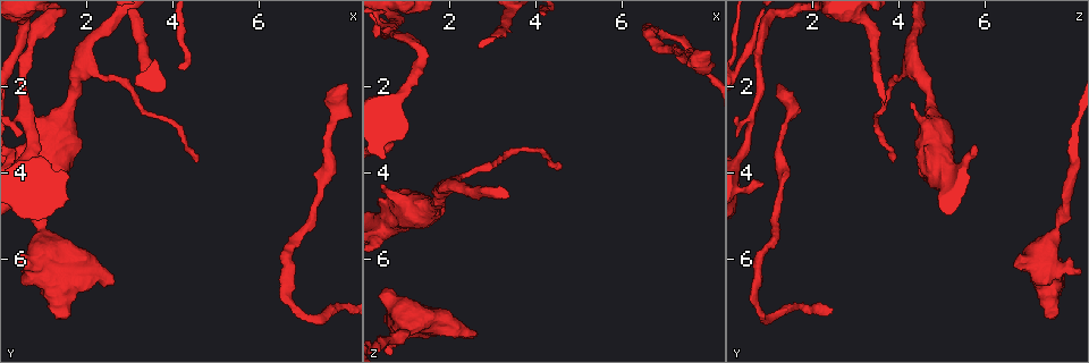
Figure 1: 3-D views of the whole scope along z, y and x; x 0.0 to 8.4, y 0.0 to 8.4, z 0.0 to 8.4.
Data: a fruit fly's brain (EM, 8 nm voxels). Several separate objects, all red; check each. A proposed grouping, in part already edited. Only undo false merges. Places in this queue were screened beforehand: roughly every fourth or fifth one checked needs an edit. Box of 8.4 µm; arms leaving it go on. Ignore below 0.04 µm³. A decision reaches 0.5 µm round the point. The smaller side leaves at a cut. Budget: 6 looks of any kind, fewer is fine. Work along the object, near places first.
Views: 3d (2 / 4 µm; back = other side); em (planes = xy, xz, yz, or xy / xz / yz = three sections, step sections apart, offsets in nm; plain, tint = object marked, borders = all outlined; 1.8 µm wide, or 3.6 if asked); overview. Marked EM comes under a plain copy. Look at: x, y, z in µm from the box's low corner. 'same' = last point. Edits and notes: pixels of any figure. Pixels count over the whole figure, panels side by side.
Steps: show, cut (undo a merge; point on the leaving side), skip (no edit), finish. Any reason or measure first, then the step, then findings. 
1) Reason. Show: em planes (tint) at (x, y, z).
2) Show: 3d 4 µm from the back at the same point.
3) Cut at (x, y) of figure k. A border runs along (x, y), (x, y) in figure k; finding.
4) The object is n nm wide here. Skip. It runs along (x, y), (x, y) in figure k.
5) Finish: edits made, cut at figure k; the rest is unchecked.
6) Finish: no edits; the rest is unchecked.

Calibre changes. Show: 3d 4 µm at (7.65, 3.25, 1.25).

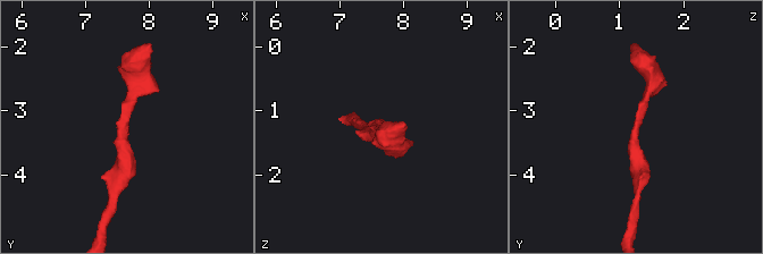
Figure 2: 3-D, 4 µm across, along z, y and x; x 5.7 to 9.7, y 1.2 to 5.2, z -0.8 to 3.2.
The arms are 280, 300 nm wide; shape alone is not enough. Show: em yz step 4 (tint) at (7.60, 3.25, 1.30).

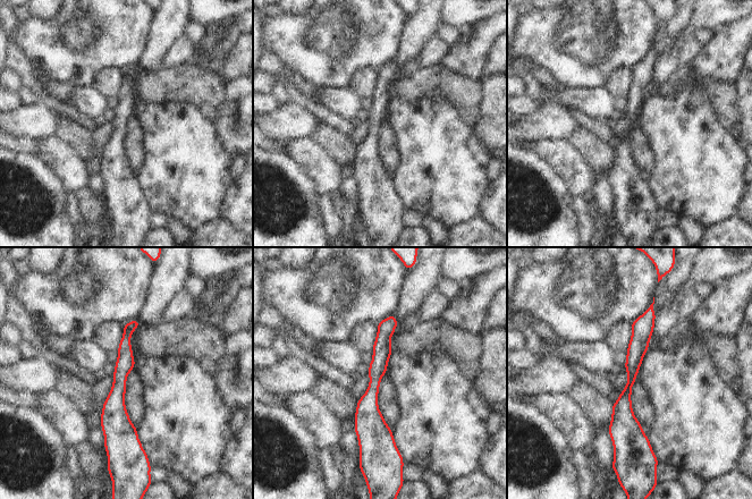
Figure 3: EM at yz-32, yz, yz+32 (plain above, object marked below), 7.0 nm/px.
Show: em xz step 4 (tint) at the same point.

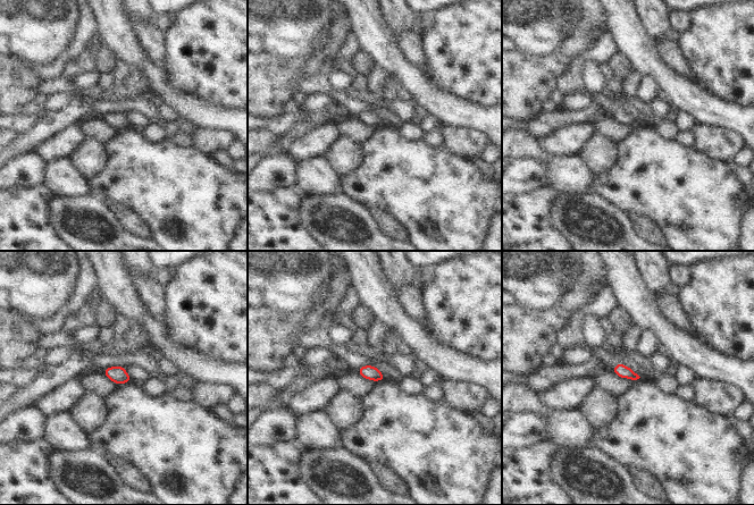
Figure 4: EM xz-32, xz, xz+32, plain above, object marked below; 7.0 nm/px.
The object is 90 nm wide here. Skip. All the same neuron.

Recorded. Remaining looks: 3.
Two arms in line, one across. Show: 3d 2 µm at (0.65, 2.40, 0.70).

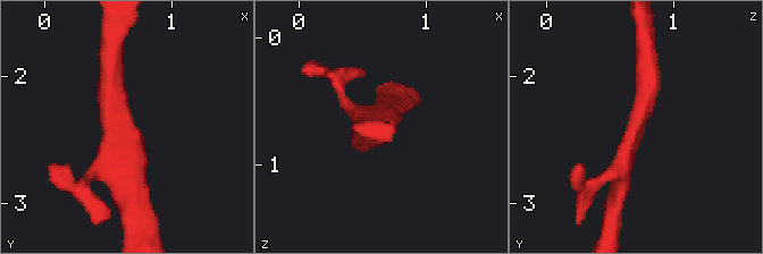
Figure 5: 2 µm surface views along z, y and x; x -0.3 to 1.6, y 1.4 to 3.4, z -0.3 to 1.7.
3 arms meet here. Show: em yz step 8 (tint) at (0.58, 2.42, 0.70).

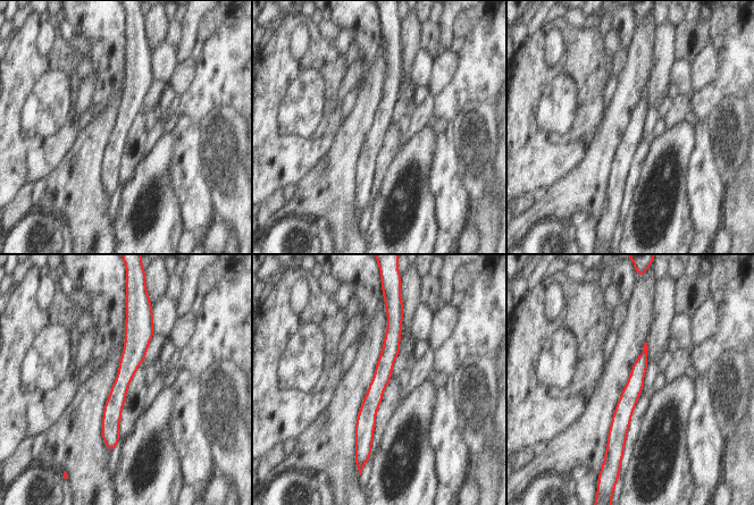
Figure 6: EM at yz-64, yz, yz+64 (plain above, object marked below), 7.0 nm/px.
Show: em planes (tint) at the same point.

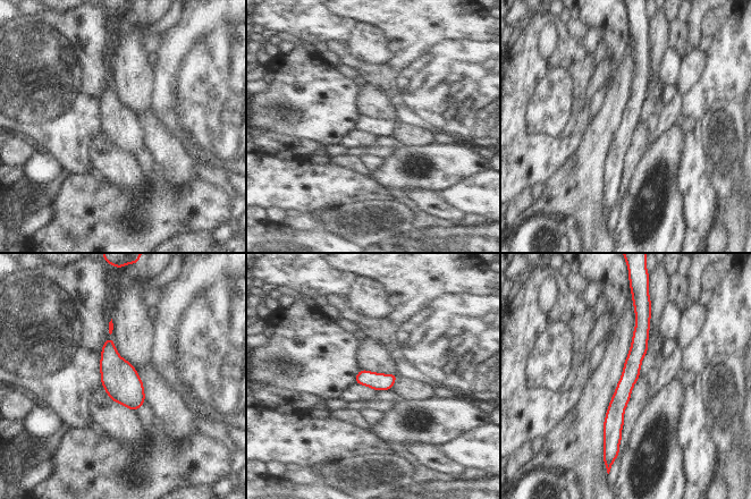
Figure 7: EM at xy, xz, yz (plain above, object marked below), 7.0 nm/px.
Skip. It runs along (640, 313), (615, 447) in figure 7; all the same neuron.

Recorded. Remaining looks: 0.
Finish: no edits; the rest is unchecked.

